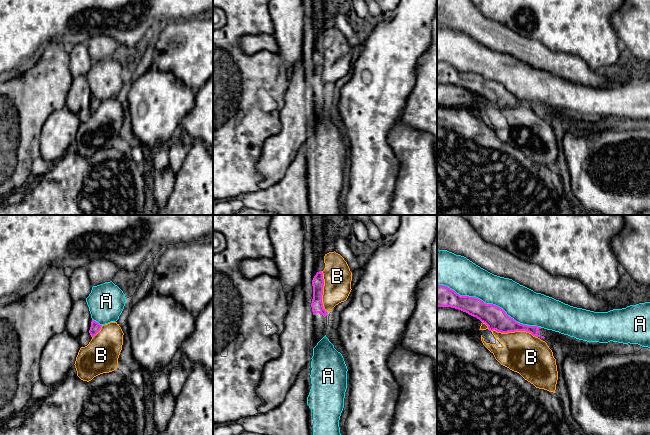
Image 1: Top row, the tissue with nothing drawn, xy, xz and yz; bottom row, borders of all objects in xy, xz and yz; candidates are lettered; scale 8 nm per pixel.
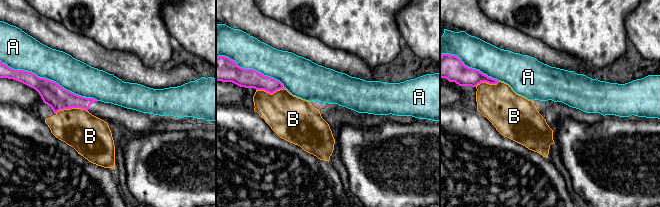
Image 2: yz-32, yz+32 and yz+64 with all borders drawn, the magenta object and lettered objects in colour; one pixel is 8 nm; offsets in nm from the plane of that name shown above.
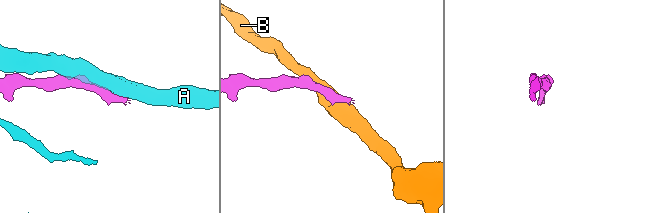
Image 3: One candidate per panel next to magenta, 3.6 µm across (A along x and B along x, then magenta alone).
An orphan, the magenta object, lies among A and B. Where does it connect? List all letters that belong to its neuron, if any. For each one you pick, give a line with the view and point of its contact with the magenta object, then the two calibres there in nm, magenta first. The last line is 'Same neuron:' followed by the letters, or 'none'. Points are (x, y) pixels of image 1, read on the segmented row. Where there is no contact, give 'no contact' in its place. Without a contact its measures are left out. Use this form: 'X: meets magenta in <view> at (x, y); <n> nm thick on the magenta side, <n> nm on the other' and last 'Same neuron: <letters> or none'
Same neuron: none

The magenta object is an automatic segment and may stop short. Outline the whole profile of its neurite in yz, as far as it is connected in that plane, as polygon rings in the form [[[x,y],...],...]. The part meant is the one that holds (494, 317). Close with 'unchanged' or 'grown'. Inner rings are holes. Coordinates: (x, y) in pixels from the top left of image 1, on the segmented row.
[[[437,285],[437,307],[451,307],[466,312],[485,323],[489,331],[496,330],[501,333],[526,331],[546,343],[555,342],[569,345],[575,356],[595,355],[592,350],[592,342],[579,340],[541,327],[520,324],[508,316],[502,308],[486,304],[476,297],[460,296],[444,285]]] | grown

